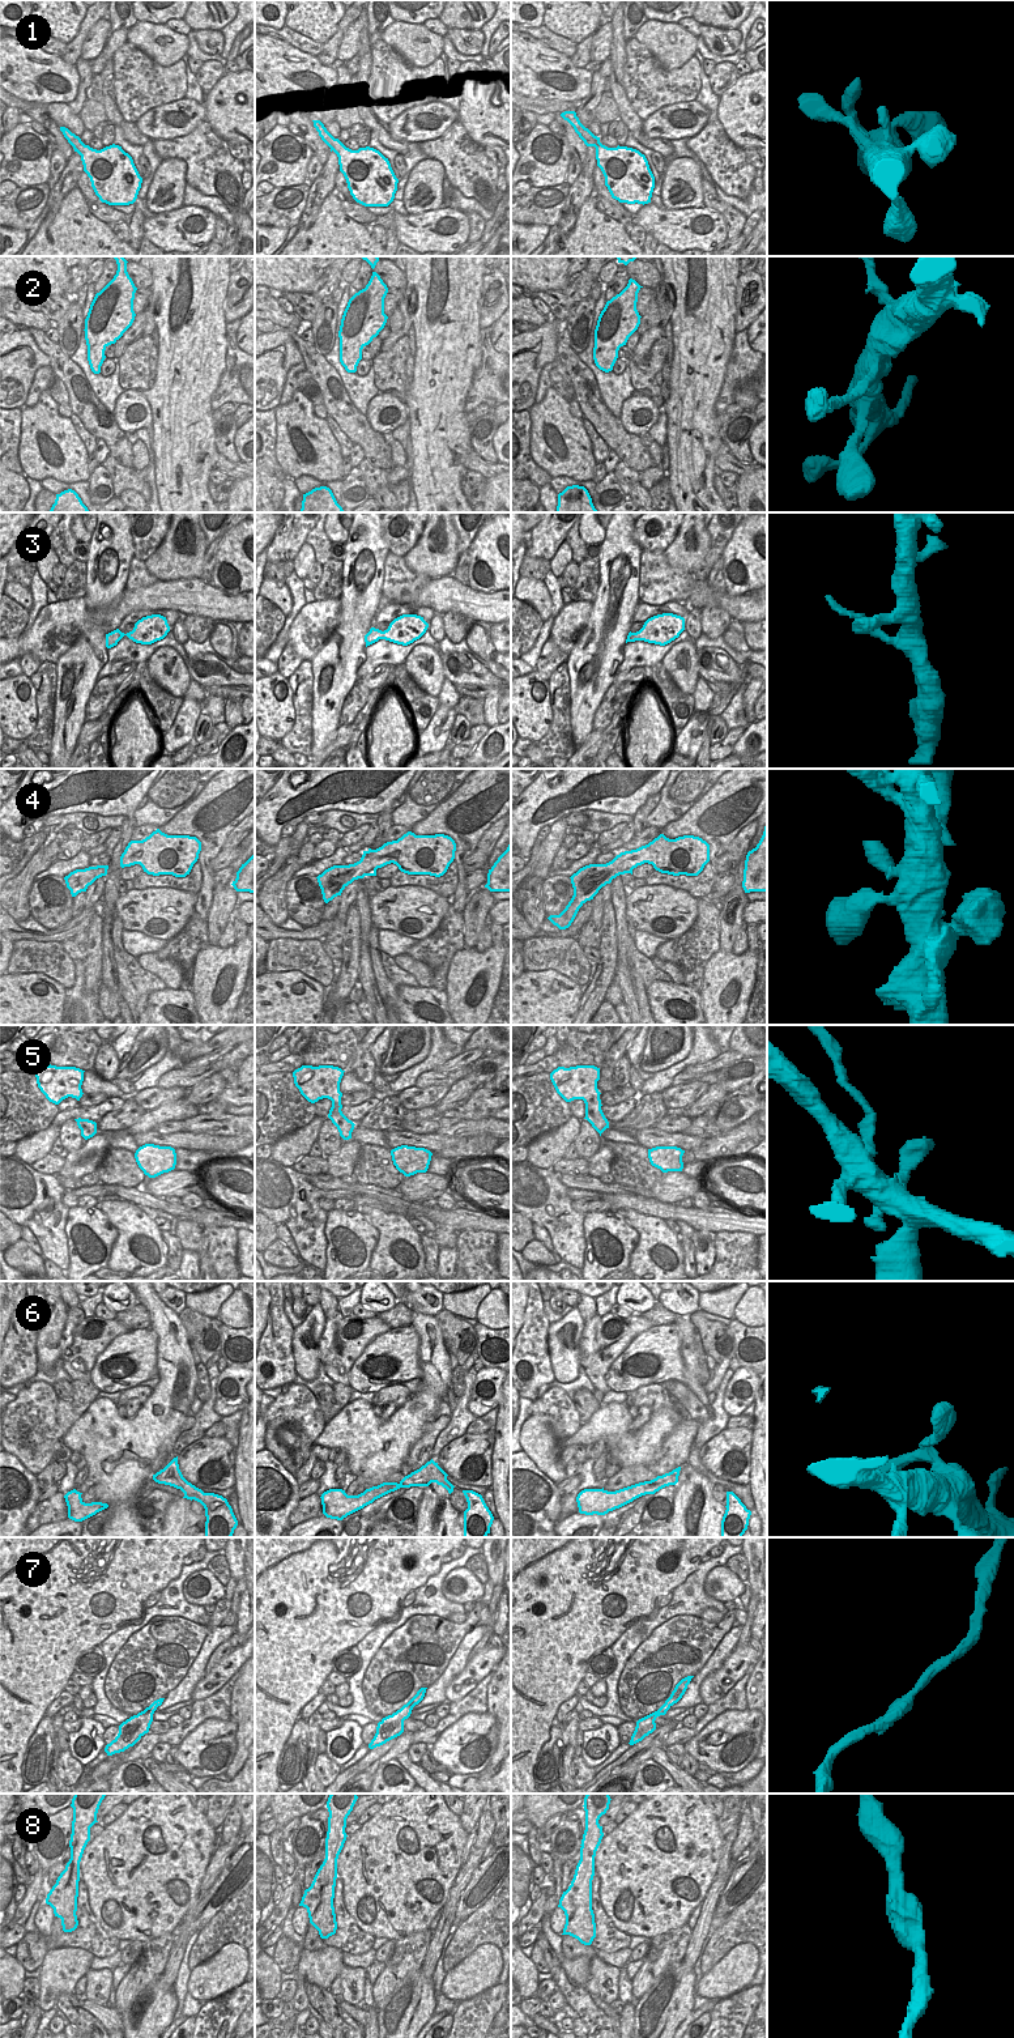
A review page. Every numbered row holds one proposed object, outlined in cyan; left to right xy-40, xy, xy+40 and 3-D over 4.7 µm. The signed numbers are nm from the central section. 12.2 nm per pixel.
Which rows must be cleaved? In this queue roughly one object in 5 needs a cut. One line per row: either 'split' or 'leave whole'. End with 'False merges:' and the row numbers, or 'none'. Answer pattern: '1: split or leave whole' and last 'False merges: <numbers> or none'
1: leave whole
2: leave whole
3: leave whole
4: leave whole
5: split
6: leave whole
7: leave whole
8: leave whole
False merges: 5

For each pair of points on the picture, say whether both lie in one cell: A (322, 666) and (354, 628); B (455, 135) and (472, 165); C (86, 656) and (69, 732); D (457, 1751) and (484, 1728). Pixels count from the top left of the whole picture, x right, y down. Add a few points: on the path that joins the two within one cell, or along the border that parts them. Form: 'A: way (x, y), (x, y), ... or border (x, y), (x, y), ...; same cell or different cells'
A: way (331, 656), (348, 637); same cell
B: way (455, 143), (455, 148), (464, 157); same cell
C: way (84, 675), (77, 684), (77, 701), (72, 714); same cell
D: way (459, 1741), (460, 1736), (474, 1736); same cell

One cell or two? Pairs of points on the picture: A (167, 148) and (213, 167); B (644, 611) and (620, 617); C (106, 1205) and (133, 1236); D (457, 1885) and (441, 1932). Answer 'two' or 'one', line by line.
A: one
B: two
C: one
D: one

